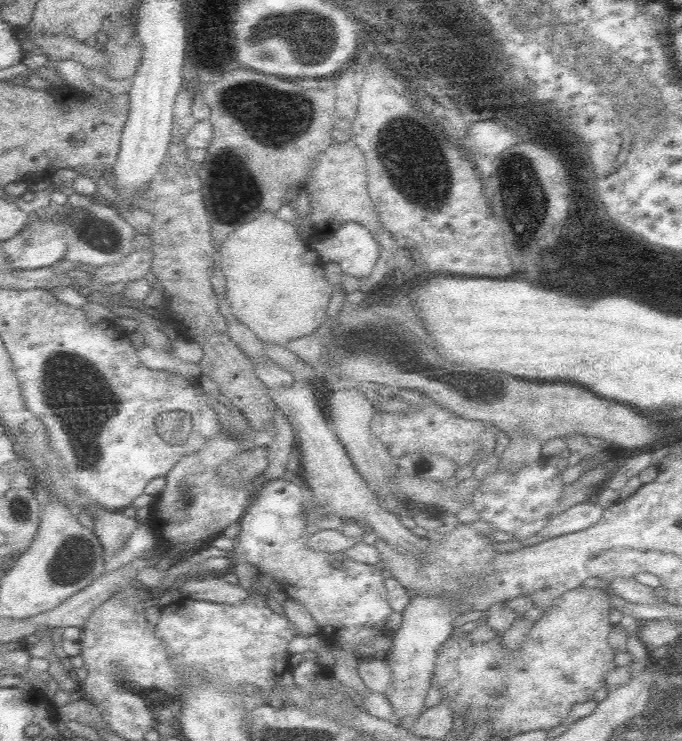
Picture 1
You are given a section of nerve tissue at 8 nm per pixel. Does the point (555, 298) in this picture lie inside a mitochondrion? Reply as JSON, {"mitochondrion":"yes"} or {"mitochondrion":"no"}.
{"mitochondrion":"yes"}

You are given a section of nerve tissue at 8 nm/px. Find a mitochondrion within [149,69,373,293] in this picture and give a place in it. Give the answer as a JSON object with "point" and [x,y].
{"point":[273,114]}

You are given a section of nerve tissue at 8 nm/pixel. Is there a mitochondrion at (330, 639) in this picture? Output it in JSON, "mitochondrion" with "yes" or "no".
{"mitochondrion":"no"}

